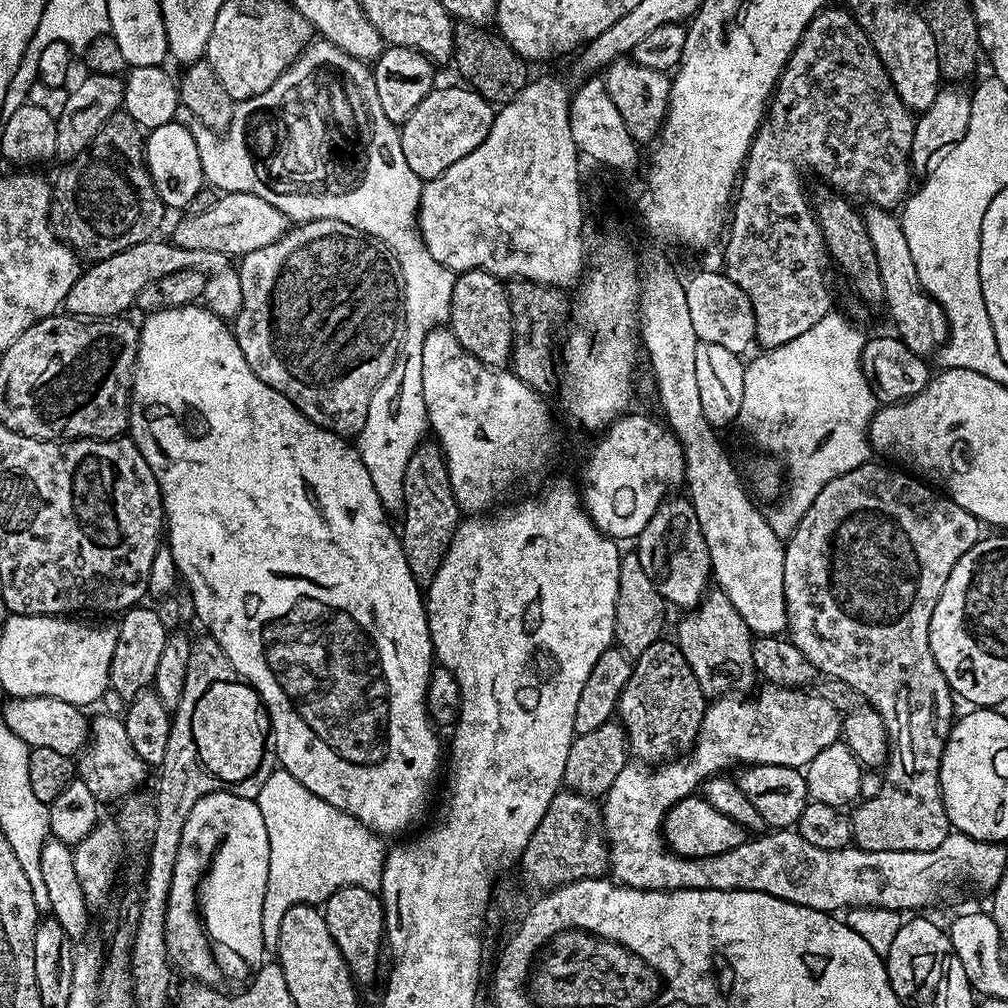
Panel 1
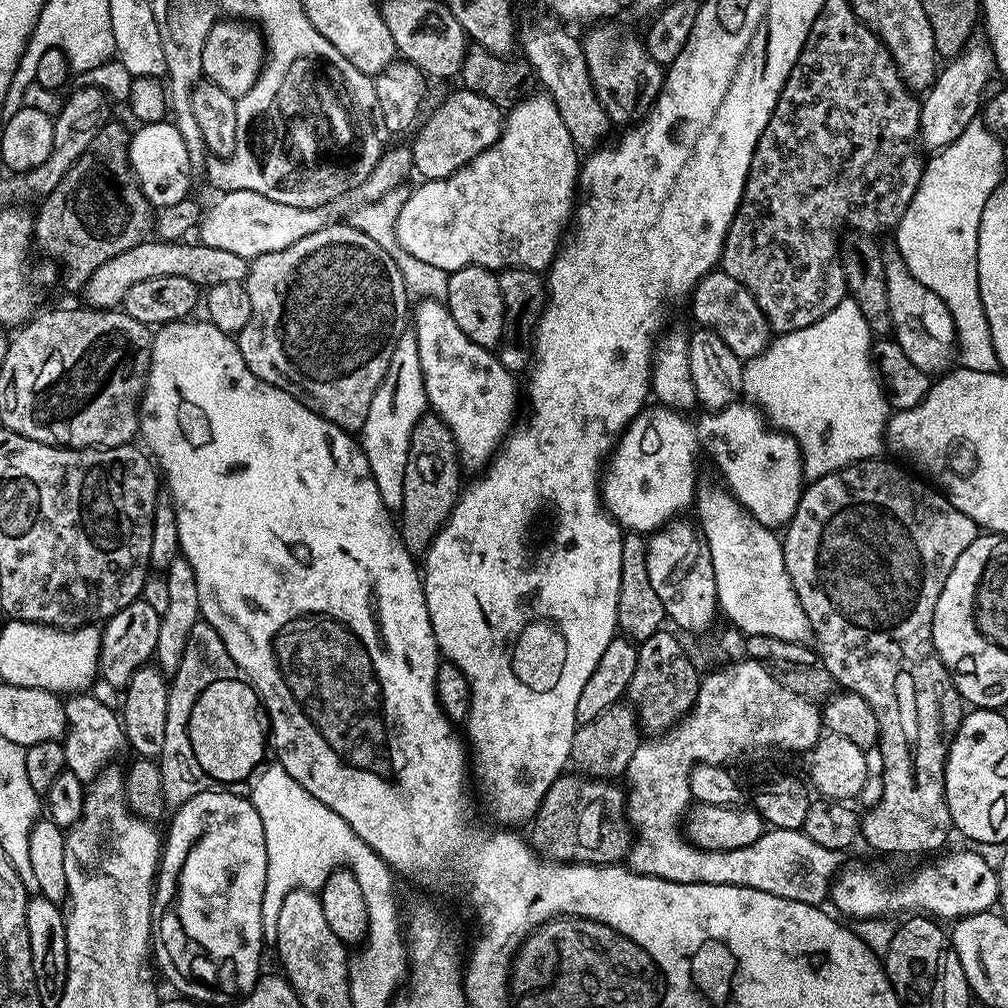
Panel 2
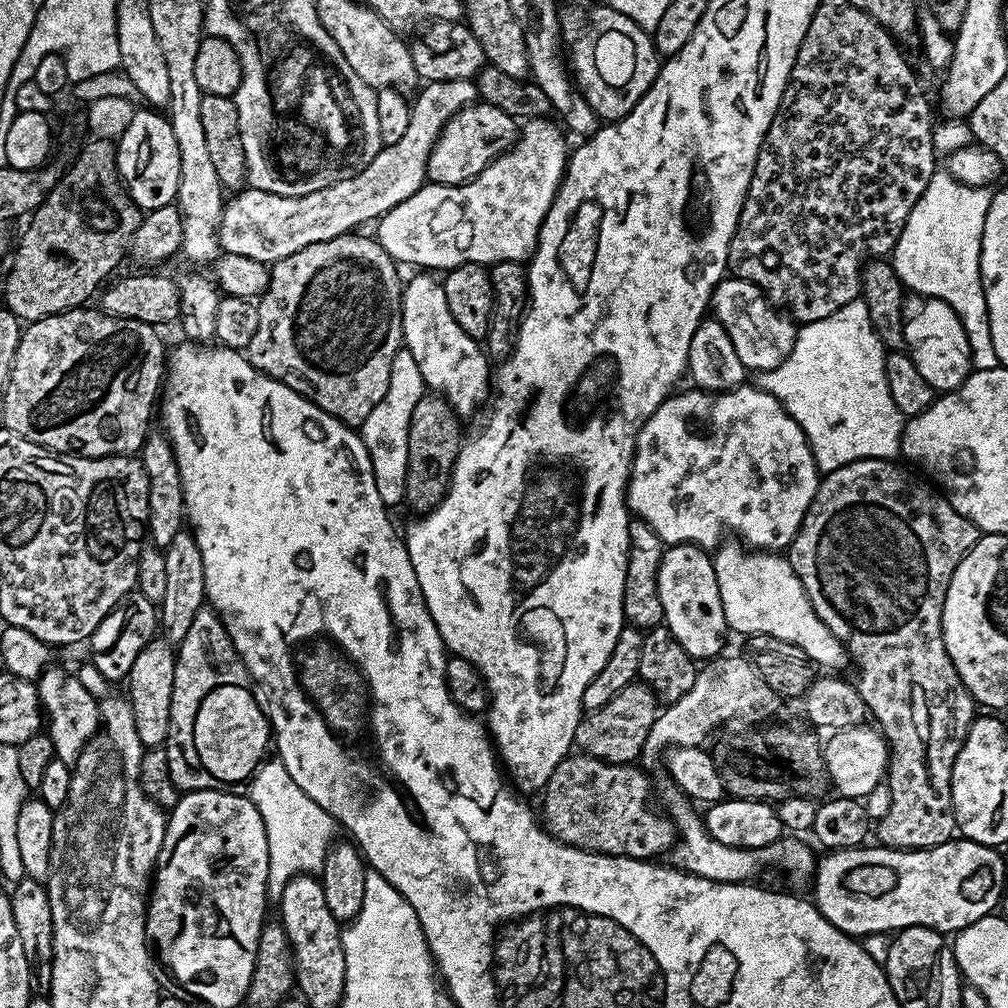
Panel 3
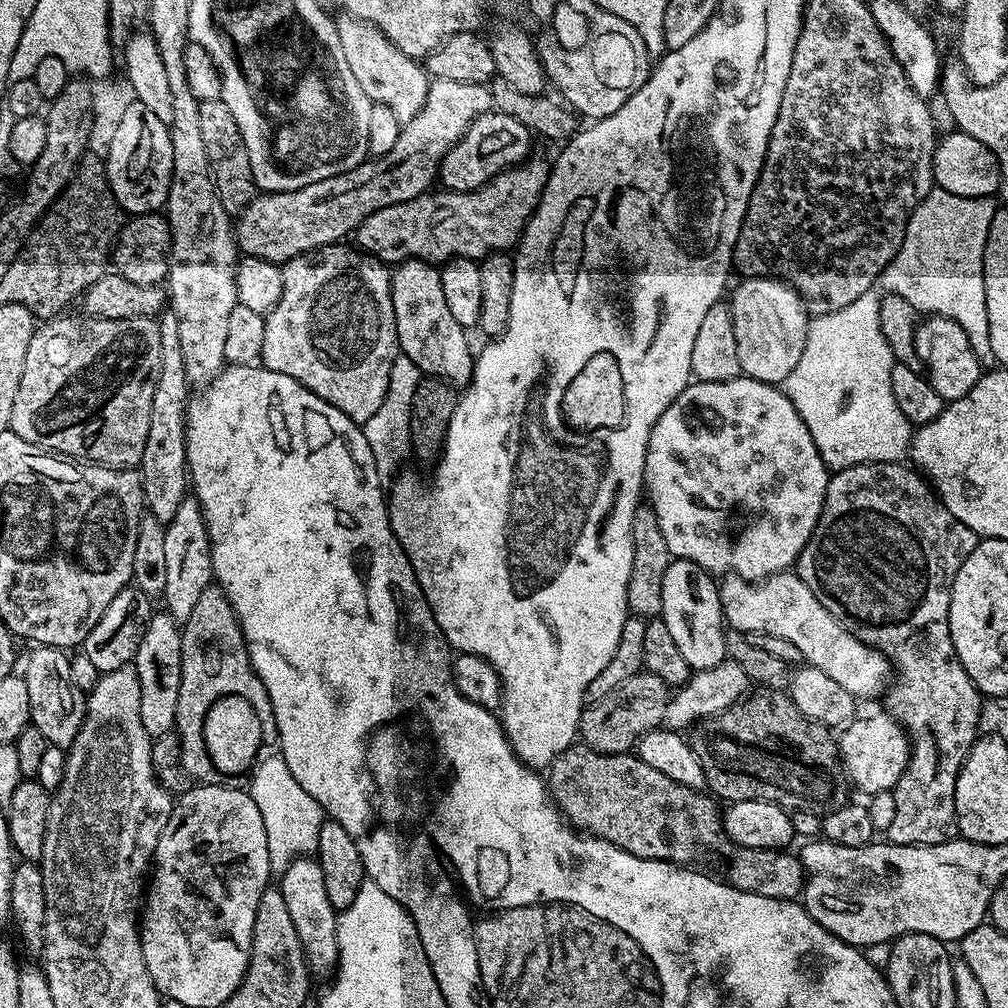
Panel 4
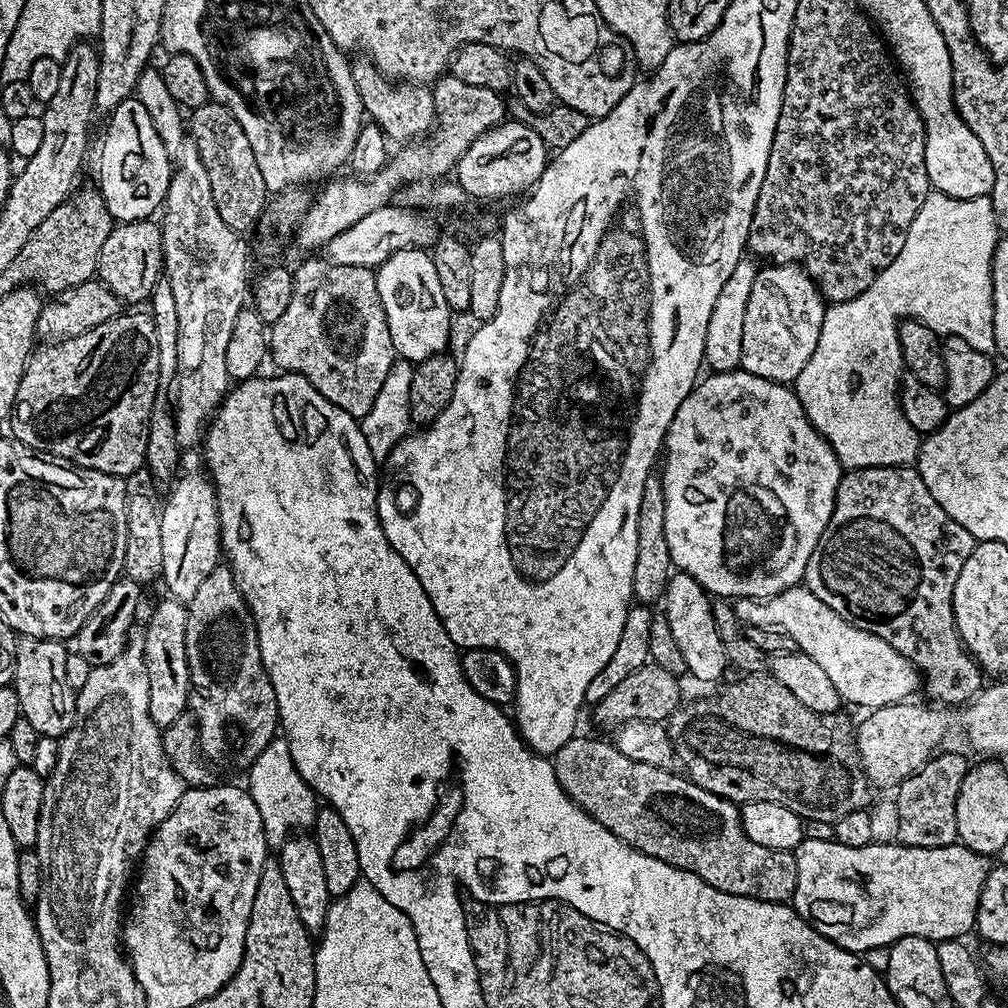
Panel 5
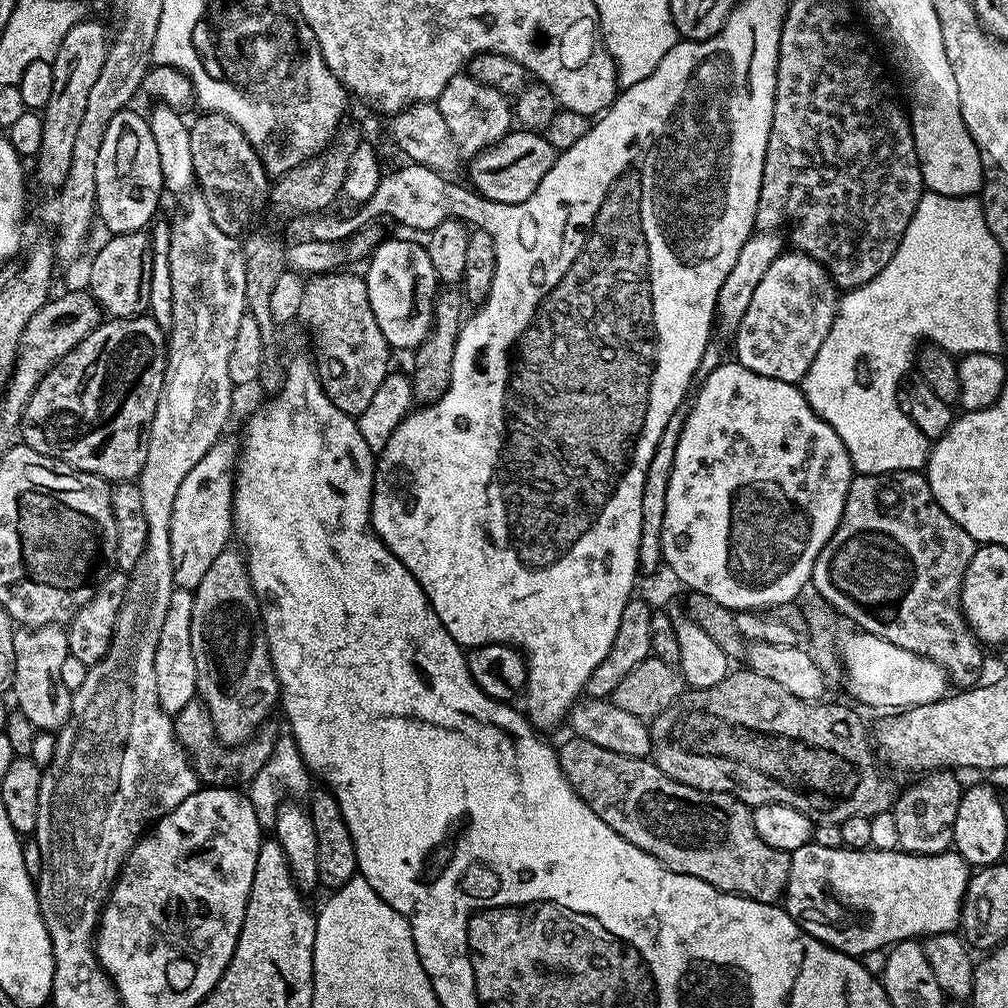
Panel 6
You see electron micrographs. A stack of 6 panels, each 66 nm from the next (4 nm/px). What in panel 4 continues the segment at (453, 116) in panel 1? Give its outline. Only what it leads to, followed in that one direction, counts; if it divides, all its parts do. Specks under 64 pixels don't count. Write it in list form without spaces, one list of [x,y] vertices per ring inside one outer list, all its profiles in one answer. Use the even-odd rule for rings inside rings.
[[[495,110],[483,112],[462,134],[459,142],[453,146],[446,158],[442,158],[438,180],[449,192],[476,192],[484,184],[488,184],[495,176],[502,174],[507,168],[514,168],[529,159],[534,141],[534,133],[522,122],[510,118],[510,114],[502,114]]]

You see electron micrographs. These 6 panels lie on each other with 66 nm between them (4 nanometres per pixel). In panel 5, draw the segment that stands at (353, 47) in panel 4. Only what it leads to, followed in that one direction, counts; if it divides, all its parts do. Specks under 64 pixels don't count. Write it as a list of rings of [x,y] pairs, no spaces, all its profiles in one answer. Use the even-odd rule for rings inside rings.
[[[367,58],[353,59],[351,65],[354,86],[358,86],[365,113],[370,117],[371,123],[383,129],[389,141],[412,142],[431,133],[436,122],[431,87],[411,82],[393,82],[389,77],[383,76]]]

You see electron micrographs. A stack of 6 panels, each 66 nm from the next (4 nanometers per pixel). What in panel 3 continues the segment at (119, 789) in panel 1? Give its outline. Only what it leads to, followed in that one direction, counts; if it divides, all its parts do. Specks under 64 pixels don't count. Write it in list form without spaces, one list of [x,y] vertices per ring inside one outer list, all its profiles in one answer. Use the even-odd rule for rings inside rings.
[[[49,666],[38,677],[38,691],[43,715],[46,717],[46,734],[54,742],[56,759],[66,762],[69,766],[75,765],[81,750],[89,740],[95,737],[100,722],[100,705],[97,697],[90,694],[78,682],[75,674],[63,672],[60,668]]]

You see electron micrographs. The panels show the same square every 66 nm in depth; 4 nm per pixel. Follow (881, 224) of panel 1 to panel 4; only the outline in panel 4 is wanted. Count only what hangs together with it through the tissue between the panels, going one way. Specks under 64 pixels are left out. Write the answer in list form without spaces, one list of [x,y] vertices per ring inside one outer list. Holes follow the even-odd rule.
[[[939,314],[929,315],[917,323],[916,353],[926,369],[930,386],[934,386],[945,402],[970,394],[970,390],[974,390],[974,382],[978,382],[982,374],[980,359],[978,354],[974,354],[974,346],[970,346],[970,338],[966,338],[966,330],[962,330],[956,320]]]

